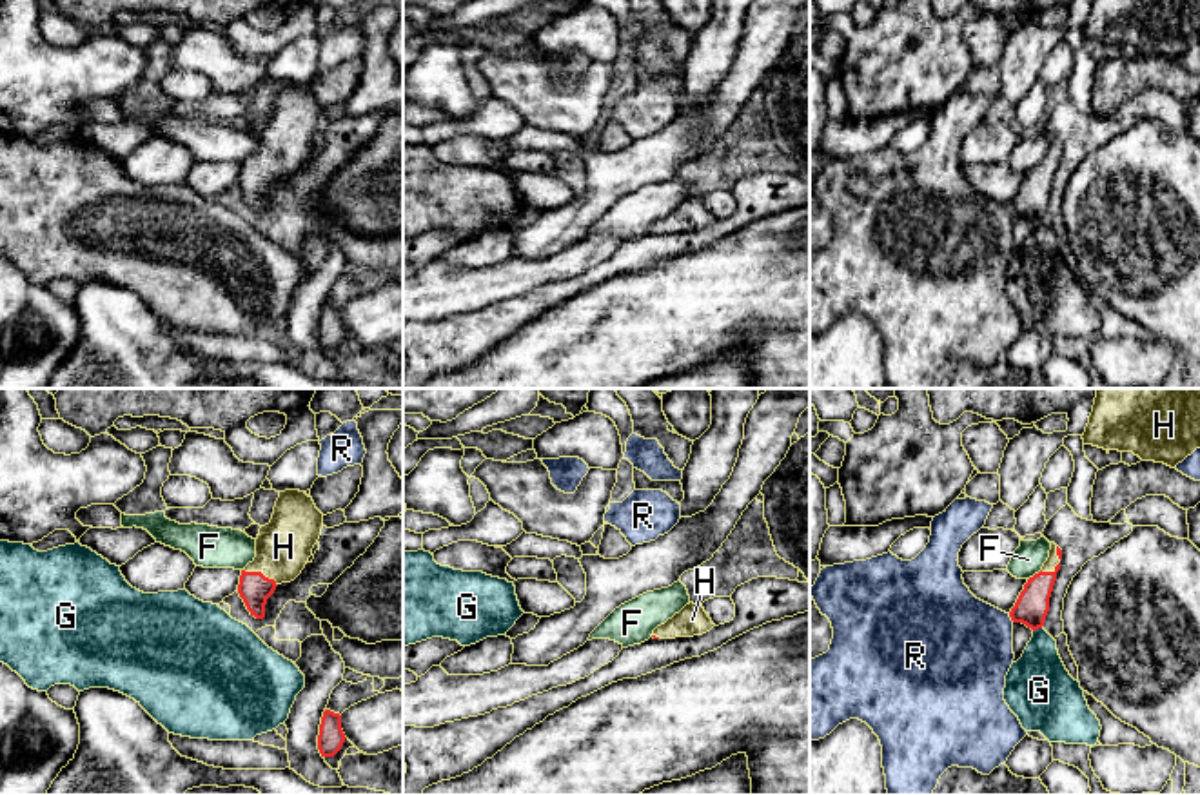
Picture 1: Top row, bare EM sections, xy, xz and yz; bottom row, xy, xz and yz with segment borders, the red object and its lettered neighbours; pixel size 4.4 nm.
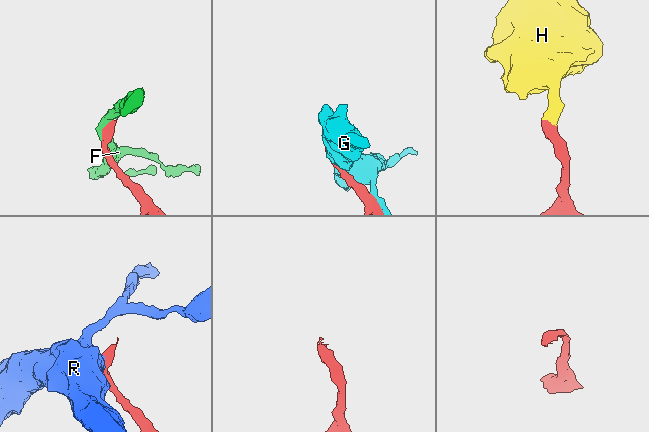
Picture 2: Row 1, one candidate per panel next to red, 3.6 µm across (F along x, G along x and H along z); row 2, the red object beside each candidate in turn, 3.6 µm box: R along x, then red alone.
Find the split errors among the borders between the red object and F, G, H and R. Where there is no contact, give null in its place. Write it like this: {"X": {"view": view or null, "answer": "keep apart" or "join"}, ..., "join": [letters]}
{"F": {"view": "yz", "answer": "keep apart"}, "G": {"view": "yz", "answer": "keep apart"}, "H": {"view": "xy", "answer": "join"}, "R": {"view": "yz", "answer": "keep apart"}, "join": ["H"]}

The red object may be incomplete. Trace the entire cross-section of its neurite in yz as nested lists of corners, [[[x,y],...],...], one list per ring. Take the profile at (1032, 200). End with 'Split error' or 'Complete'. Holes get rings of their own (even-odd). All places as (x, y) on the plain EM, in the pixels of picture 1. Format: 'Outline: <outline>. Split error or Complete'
Outline: [[[1051,136],[1049,151],[1042,163],[1028,172],[1015,200],[1009,205],[1013,216],[1022,216],[1033,225],[1044,220],[1049,205],[1049,191],[1060,163],[1062,143]]]. Split error

